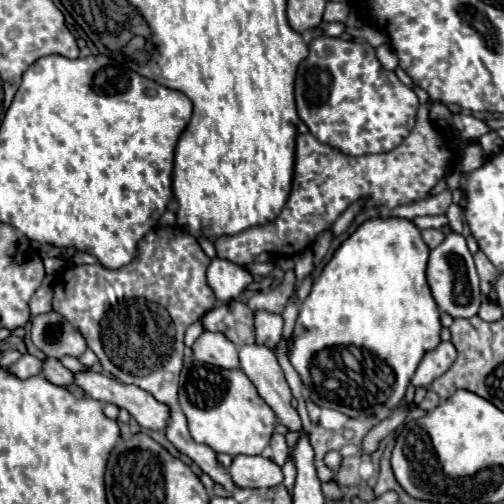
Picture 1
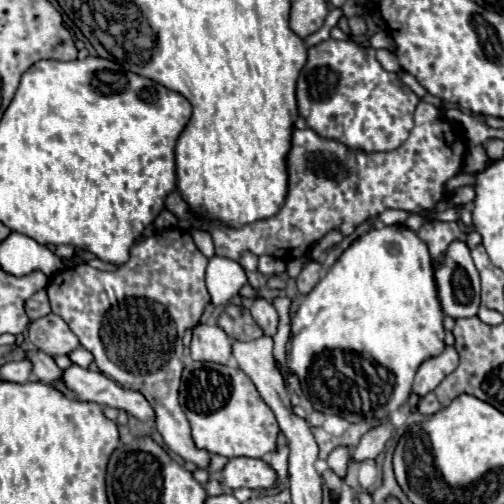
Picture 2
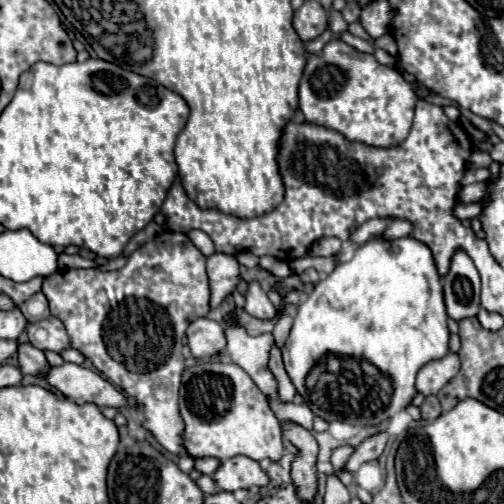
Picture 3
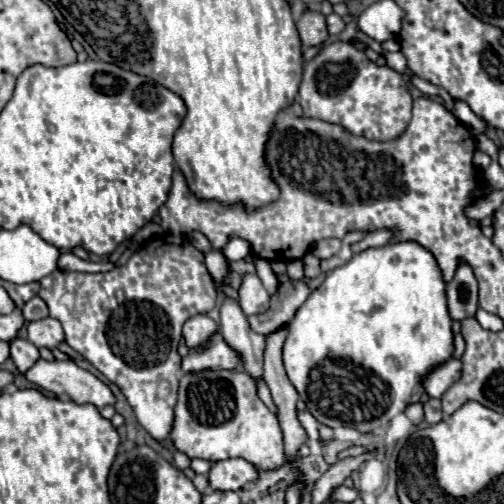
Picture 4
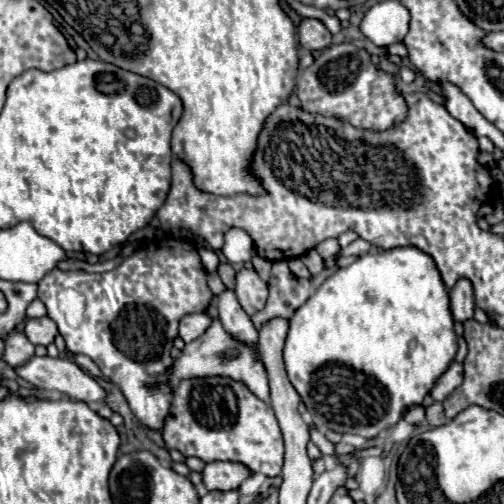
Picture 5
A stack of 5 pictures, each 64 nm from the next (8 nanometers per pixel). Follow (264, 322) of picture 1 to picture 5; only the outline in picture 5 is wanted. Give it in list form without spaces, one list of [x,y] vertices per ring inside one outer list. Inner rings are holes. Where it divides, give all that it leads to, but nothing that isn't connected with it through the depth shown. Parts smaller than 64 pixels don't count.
[[[242,268],[236,272],[236,288],[234,288],[240,306],[248,316],[264,308],[264,300],[268,298],[268,286],[258,276],[254,268]]]

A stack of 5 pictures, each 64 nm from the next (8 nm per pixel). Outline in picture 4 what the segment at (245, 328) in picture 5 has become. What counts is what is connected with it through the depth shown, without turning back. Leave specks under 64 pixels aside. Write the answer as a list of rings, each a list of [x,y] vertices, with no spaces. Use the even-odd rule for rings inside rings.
[[[226,296],[220,306],[220,332],[224,340],[244,356],[244,370],[256,380],[262,378],[264,336],[250,328],[240,304],[230,296]]]

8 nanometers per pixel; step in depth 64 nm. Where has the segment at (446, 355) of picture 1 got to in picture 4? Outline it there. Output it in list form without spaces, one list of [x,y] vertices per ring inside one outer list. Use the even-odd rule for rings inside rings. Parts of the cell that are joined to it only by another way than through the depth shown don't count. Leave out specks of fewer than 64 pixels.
[[[450,358],[448,362],[430,372],[428,380],[424,380],[424,388],[430,398],[440,398],[454,382],[460,380],[460,376],[462,376],[462,362]]]

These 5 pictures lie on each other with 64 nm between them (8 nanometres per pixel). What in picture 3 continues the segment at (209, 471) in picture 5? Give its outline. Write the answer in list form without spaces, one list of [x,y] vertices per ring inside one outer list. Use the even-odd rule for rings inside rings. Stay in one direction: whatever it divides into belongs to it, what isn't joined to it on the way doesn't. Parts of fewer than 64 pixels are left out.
[[[234,456],[218,466],[218,470],[214,472],[214,482],[220,490],[234,492],[238,488],[264,486],[268,478],[258,462],[248,460],[246,456]]]

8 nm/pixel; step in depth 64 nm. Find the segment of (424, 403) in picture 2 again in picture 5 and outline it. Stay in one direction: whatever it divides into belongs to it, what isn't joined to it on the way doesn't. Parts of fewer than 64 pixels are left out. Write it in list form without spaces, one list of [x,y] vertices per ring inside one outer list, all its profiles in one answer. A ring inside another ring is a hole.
[[[434,402],[430,408],[426,408],[426,420],[432,428],[436,426],[444,426],[448,422],[448,418],[444,416],[444,408],[440,402]]]

